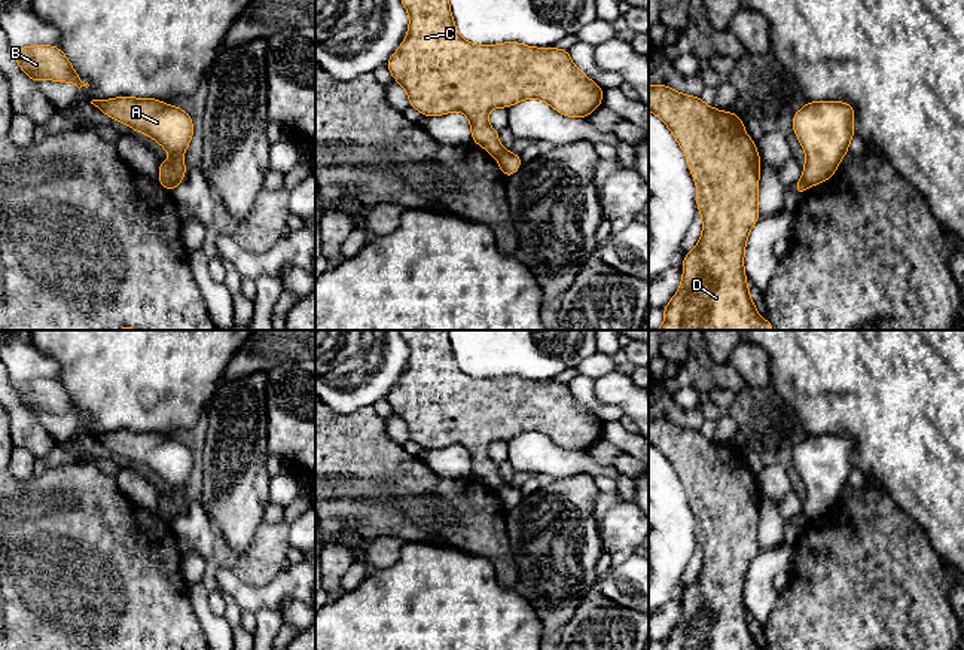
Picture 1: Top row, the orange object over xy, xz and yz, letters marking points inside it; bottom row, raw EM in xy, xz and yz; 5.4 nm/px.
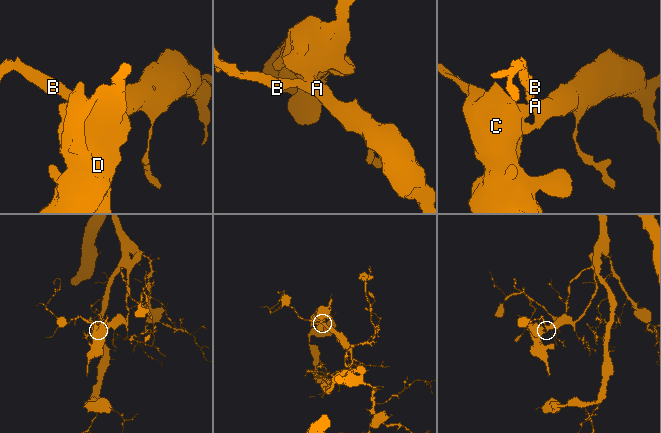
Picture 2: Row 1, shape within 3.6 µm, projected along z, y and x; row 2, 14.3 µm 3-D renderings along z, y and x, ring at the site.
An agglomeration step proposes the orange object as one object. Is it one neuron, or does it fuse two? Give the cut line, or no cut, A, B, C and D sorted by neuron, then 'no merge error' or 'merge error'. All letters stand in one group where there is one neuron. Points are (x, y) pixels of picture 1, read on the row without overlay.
cut xz (505, 484), (494, 488); groups A B / C D; merge error

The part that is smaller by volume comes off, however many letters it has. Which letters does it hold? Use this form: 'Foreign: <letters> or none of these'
Foreign: C, D

